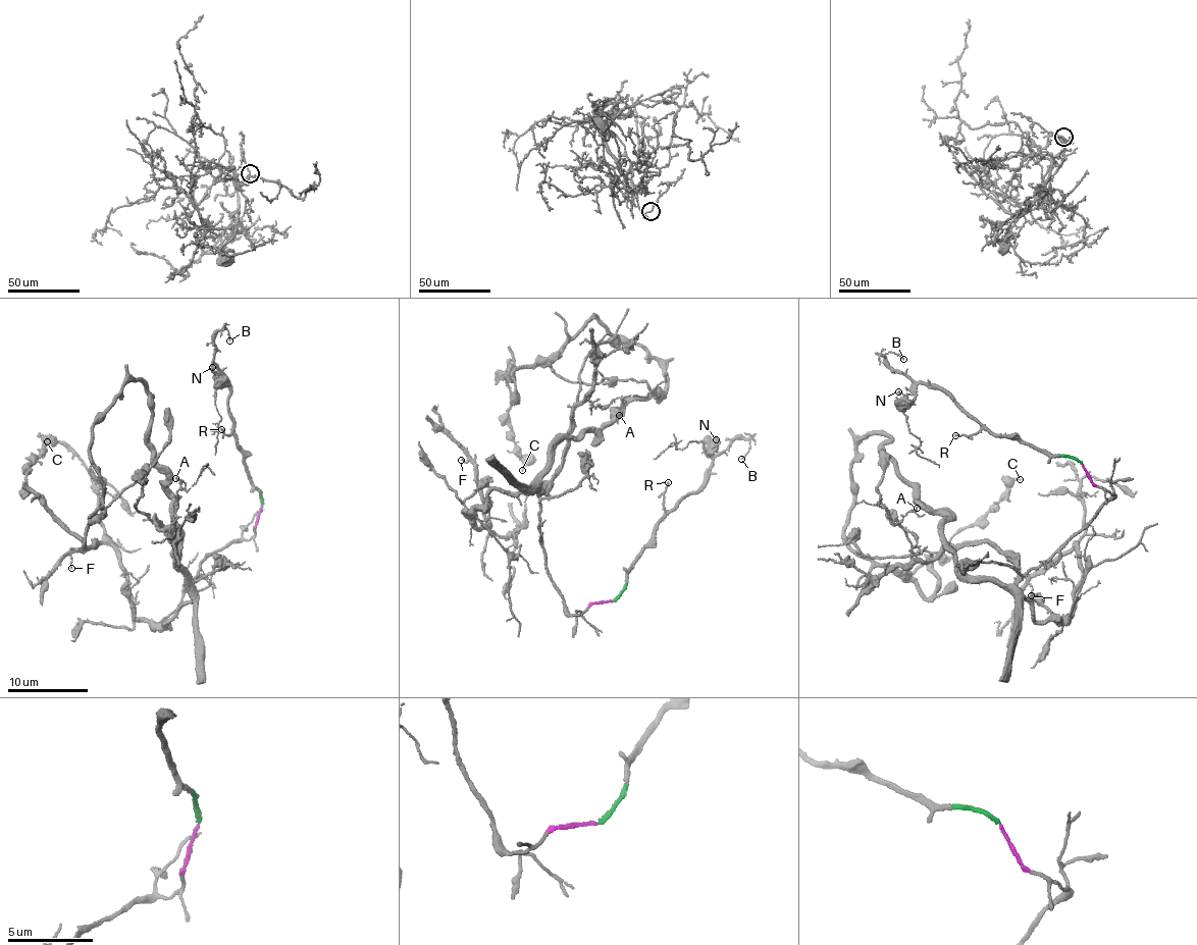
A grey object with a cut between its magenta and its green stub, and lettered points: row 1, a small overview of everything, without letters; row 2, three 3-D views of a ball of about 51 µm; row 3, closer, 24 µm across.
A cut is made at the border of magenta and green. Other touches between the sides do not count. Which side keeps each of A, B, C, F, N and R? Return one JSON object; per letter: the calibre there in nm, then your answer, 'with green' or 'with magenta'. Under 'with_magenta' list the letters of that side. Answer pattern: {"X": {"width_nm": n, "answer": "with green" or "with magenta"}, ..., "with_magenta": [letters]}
{"A": {"width_nm": 140, "answer": "with magenta"}, "B": {"width_nm": 110, "answer": "with green"}, "C": {"width_nm": 170, "answer": "with magenta"}, "F": {"width_nm": 100, "answer": "with magenta"}, "N": {"width_nm": 130, "answer": "with green"}, "R": {"width_nm": 170, "answer": "with green"}, "with_magenta": ["A", "C", "F"]}

